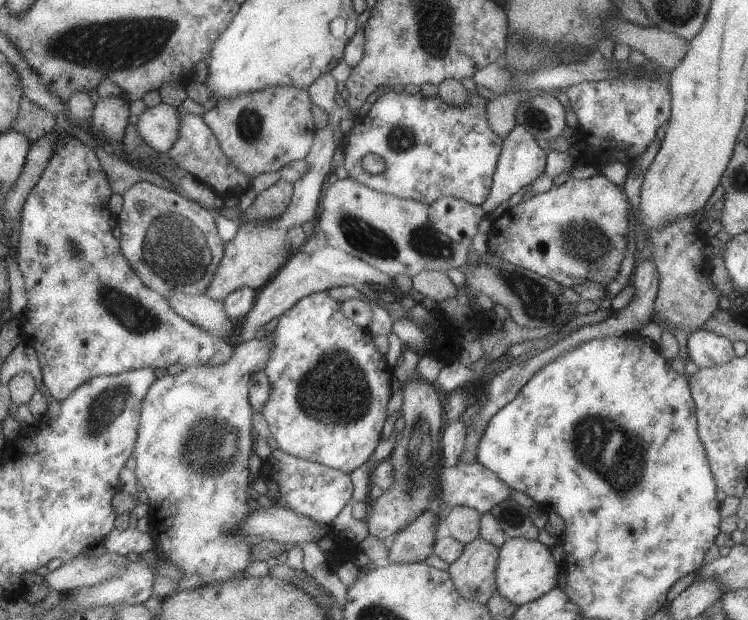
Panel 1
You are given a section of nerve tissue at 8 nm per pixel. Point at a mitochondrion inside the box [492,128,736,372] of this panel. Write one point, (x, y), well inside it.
(583, 240)

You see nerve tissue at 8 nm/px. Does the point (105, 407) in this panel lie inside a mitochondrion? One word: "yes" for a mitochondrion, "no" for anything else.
yes

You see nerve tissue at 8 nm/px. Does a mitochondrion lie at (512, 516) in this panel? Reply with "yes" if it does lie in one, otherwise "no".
yes

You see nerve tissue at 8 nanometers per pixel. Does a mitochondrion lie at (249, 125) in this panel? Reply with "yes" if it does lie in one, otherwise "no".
yes

